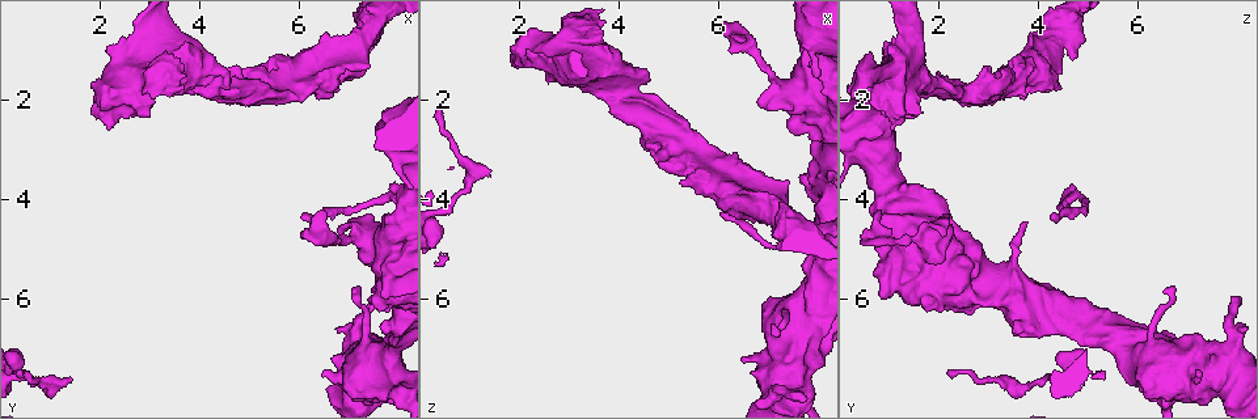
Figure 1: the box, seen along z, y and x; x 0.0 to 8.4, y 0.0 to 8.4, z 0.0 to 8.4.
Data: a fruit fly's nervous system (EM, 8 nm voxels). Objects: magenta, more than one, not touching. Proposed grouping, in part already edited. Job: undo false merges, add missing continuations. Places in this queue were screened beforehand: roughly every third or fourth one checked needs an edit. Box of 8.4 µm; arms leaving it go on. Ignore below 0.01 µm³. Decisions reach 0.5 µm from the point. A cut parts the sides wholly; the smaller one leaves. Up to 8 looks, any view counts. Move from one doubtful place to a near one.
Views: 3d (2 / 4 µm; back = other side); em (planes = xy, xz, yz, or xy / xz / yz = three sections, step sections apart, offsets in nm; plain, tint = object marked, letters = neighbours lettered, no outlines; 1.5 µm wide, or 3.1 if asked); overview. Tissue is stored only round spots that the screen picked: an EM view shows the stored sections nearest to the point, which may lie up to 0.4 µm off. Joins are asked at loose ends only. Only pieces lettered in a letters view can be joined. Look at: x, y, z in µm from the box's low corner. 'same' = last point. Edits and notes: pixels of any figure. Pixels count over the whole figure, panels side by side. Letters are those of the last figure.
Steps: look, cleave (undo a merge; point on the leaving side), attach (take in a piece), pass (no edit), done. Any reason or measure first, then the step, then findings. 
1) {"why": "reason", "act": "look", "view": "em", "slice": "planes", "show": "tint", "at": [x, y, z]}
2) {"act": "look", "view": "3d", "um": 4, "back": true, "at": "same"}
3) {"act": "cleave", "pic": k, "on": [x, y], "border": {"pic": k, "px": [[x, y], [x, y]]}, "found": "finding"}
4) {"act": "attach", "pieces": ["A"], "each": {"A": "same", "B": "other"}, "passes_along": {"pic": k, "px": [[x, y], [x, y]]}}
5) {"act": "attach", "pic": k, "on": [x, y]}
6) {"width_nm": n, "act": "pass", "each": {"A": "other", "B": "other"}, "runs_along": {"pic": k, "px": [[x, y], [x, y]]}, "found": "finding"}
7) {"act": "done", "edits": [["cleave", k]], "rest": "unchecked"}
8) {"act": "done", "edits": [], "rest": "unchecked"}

{"why": "stops while still wide", "act": "look", "view": "em", "slice": "planes", "show": "letters", "at": [7.60, 6.55, 3.60]}

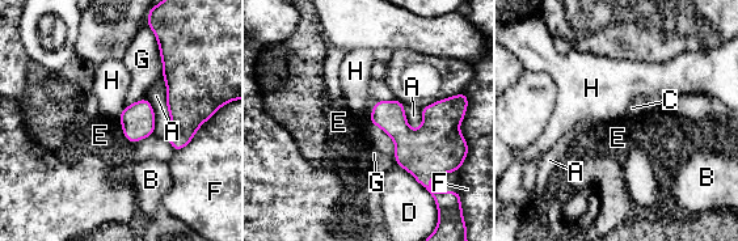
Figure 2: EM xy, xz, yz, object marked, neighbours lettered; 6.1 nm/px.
{"act": "pass", "each": {"A": "other", "B": "other", "C": "other", "D": "other", "E": "other", "F": "other", "G": "other", "H": "other"}, "found": "no lettered piece goes on from it"}

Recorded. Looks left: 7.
{"why": "calibre changes", "act": "look", "view": "em", "um": 3.1, "slice": "planes", "show": "plain", "at": [7.20, 4.50, 2.05]}

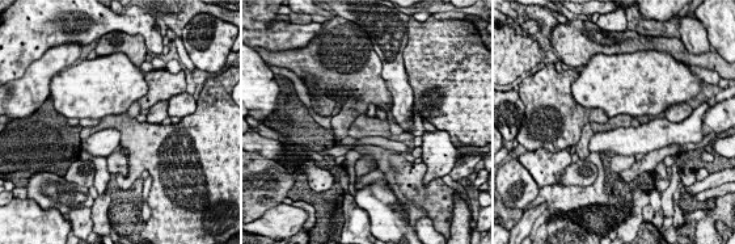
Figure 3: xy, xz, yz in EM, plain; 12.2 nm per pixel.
{"why": "see the neighbours", "act": "look", "view": "em", "um": 3.1, "slice": "planes", "show": "letters", "at": "same"}

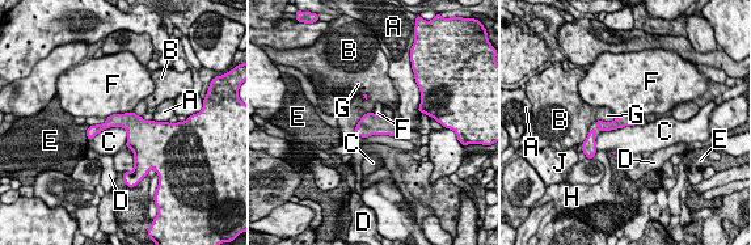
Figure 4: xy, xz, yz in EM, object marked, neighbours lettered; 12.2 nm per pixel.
{"width_nm": 160, "act": "pass", "each": {"A": "other", "B": "other", "C": "other", "D": "other", "E": "other", "F": "other", "G": "other", "H": "other", "J": "other"}, "border": {"pic": 4, "px": [[127, 131], [106, 127], [88, 140]]}, "found": "one cell here"}

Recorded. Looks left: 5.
{"act": "look", "view": "em", "slice": "planes", "show": "plain", "at": [4.75, 1.45, 3.35]}

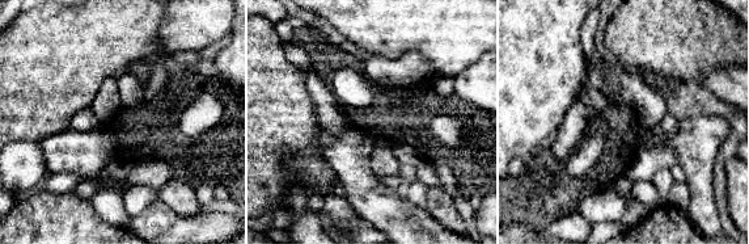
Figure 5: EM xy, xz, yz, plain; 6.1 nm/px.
{"act": "look", "view": "em", "slice": "planes", "show": "letters", "at": "same"}

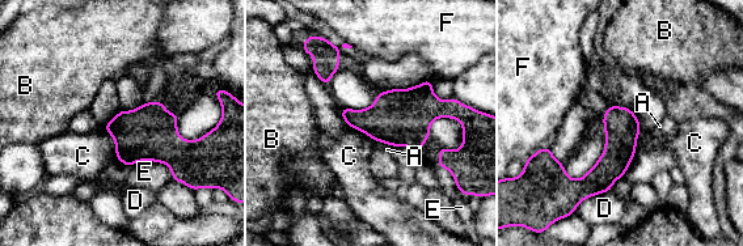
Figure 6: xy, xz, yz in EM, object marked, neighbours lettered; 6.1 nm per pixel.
{"act": "pass", "each": {"A": "other", "B": "other", "C": "other", "D": "other", "E": "other", "F": "other"}, "border": {"pic": 6, "px": [[101, 126], [113, 139], [115, 155]]}, "found": "no lettered piece goes on from it"}

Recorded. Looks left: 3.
{"act": "done", "edits": [], "rest": "unchecked"}

